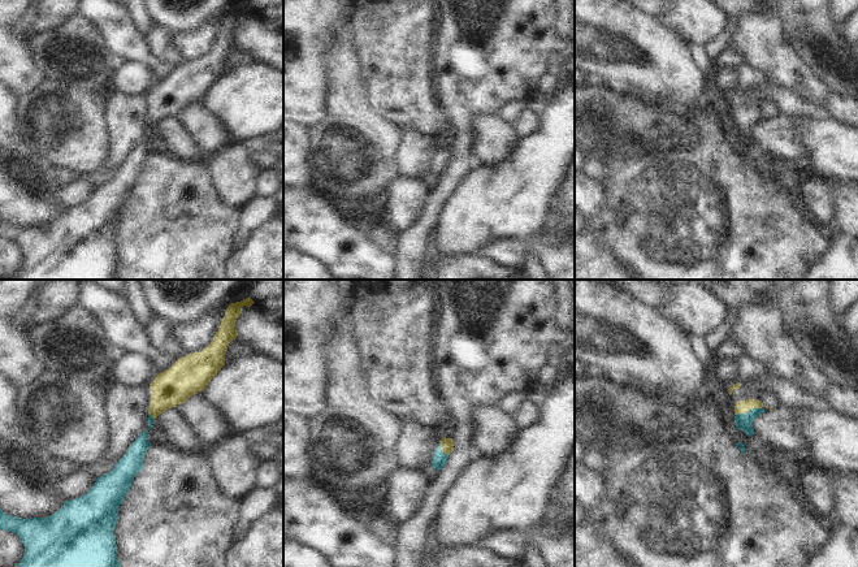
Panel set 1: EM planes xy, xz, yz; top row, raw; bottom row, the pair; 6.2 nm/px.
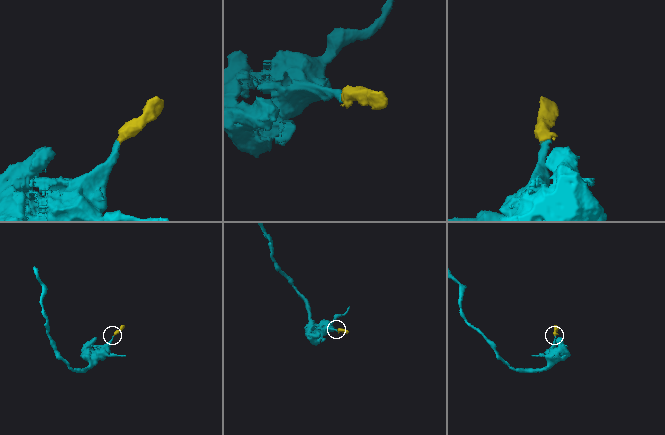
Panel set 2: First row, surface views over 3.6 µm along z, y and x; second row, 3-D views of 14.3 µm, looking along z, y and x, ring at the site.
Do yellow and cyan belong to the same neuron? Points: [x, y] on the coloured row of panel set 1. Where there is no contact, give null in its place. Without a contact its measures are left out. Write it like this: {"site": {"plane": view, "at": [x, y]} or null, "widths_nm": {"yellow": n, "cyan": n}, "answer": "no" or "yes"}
{"site": {"plane": "yz", "at": [748, 410]}, "widths_nm": {"yellow": 80, "cyan": 110}, "answer": "yes"}

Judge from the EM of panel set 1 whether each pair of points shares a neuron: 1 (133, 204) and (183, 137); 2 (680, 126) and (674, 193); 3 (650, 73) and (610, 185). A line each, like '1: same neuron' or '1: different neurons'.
1: different neurons
2: different neurons
3: different neurons

